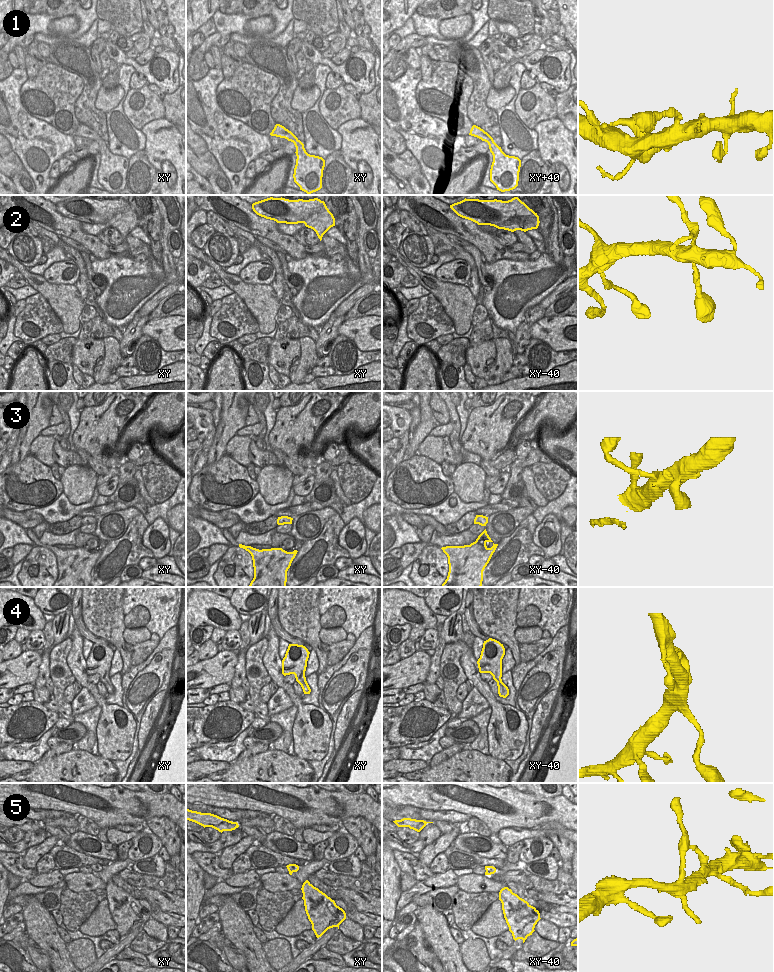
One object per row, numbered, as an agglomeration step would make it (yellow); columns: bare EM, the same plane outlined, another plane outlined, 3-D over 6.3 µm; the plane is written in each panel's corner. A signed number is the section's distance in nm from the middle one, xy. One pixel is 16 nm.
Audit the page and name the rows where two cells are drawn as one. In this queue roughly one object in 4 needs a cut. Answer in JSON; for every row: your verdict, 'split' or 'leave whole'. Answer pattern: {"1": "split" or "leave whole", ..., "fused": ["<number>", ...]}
{"1": "leave whole", "2": "leave whole", "3": "leave whole", "4": "leave whole", "5": "leave whole", "fused": []}

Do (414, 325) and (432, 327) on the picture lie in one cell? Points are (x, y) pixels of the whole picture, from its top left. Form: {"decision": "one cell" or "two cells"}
{"decision": "one cell"}

